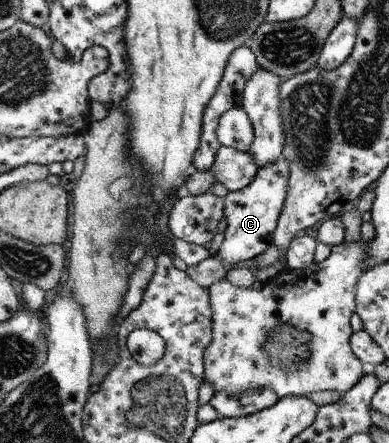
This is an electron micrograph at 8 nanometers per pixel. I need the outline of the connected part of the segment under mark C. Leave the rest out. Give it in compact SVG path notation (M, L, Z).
M283 154L277 162L258 168L256 177L248 187L226 194L223 216L226 217L227 228L215 255L224 267L256 258L273 245L277 222L288 197L290 170L290 161Z

